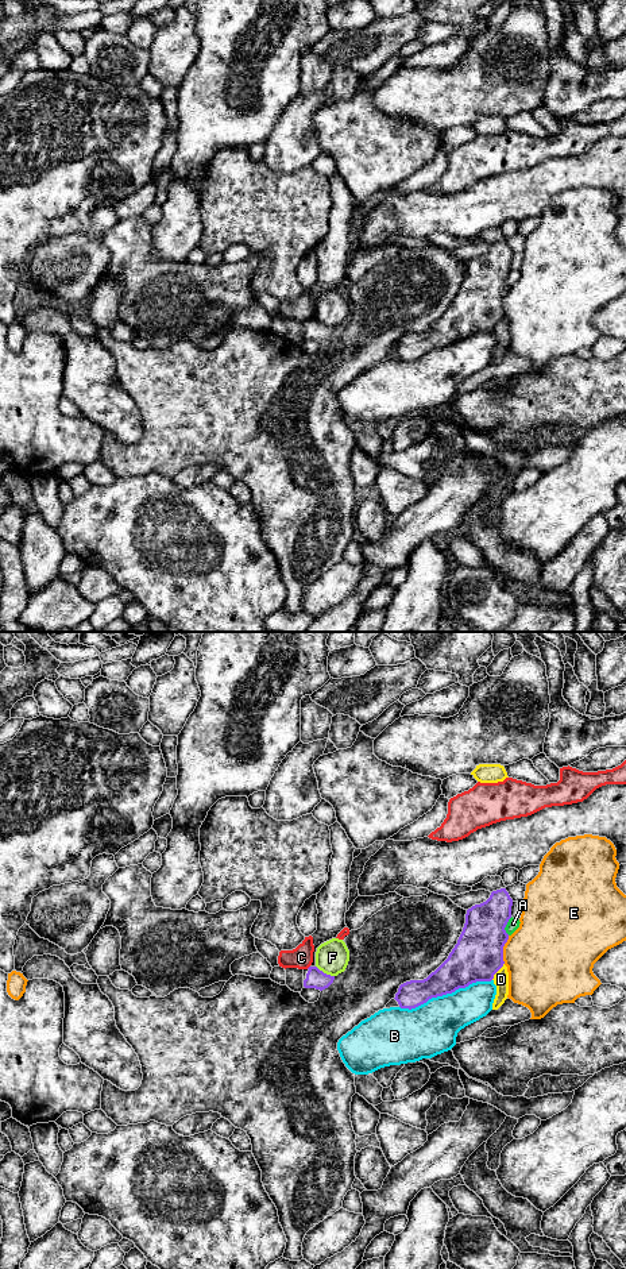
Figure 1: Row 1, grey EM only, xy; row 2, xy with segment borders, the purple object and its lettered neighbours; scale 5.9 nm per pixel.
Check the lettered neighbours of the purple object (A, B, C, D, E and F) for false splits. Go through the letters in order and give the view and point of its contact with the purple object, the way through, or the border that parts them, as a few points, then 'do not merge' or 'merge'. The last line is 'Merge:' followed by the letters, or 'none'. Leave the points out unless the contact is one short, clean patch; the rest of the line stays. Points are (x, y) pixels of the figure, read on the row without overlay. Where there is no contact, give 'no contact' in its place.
A: meets purple in xy at (505, 278); do not merge
B: meets purple in xy at (445, 346); do not merge
C: no contact; do not merge
D: meets purple in xy at (498, 321); do not merge
E: meets purple in xy at (502, 301); do not merge
F: meets purple in xy at (325, 326); border along xy (316, 317), (333, 328); do not merge
Merge: none

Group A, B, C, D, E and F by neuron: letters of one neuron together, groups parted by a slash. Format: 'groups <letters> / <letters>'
groups A / B / C / D / E / F

